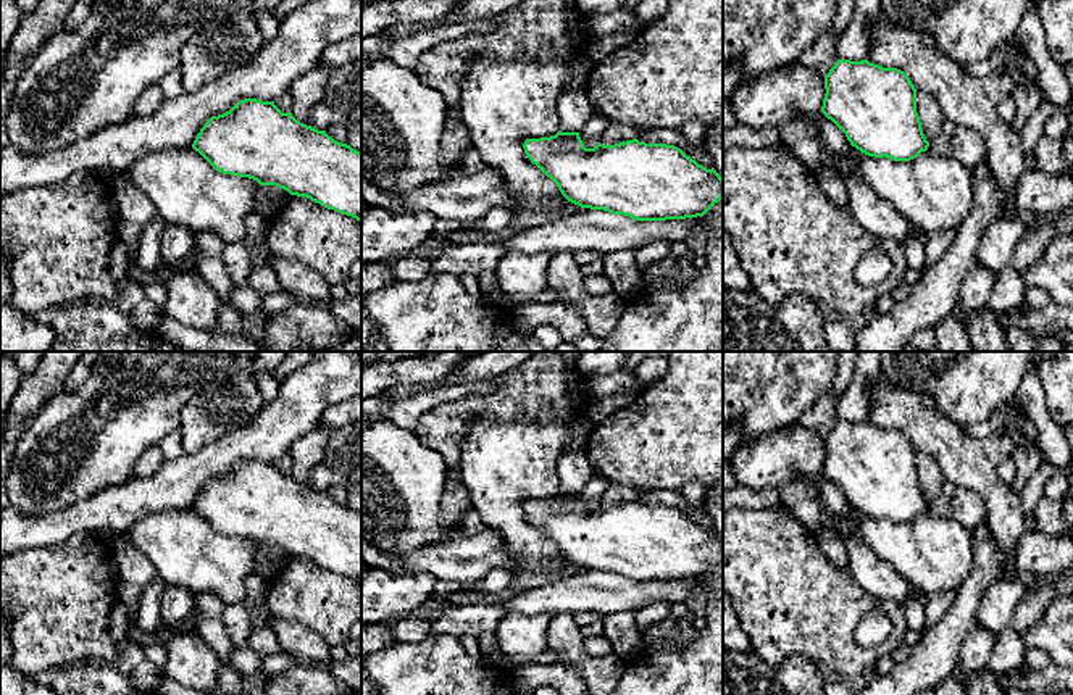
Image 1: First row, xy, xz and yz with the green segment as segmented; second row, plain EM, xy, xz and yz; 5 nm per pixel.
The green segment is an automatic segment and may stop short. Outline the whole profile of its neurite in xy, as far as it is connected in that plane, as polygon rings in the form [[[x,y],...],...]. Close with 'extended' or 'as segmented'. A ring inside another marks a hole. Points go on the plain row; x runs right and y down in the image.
[[[245,460],[229,472],[211,477],[192,510],[223,535],[276,547],[361,584],[361,513],[297,482],[290,472],[282,474],[274,463]]]; as segmented

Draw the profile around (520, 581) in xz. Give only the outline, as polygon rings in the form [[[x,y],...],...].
[[[558,561],[549,568],[541,568],[537,571],[513,572],[507,595],[557,582],[563,577],[576,574],[578,569],[579,568],[571,563],[566,564]]]

